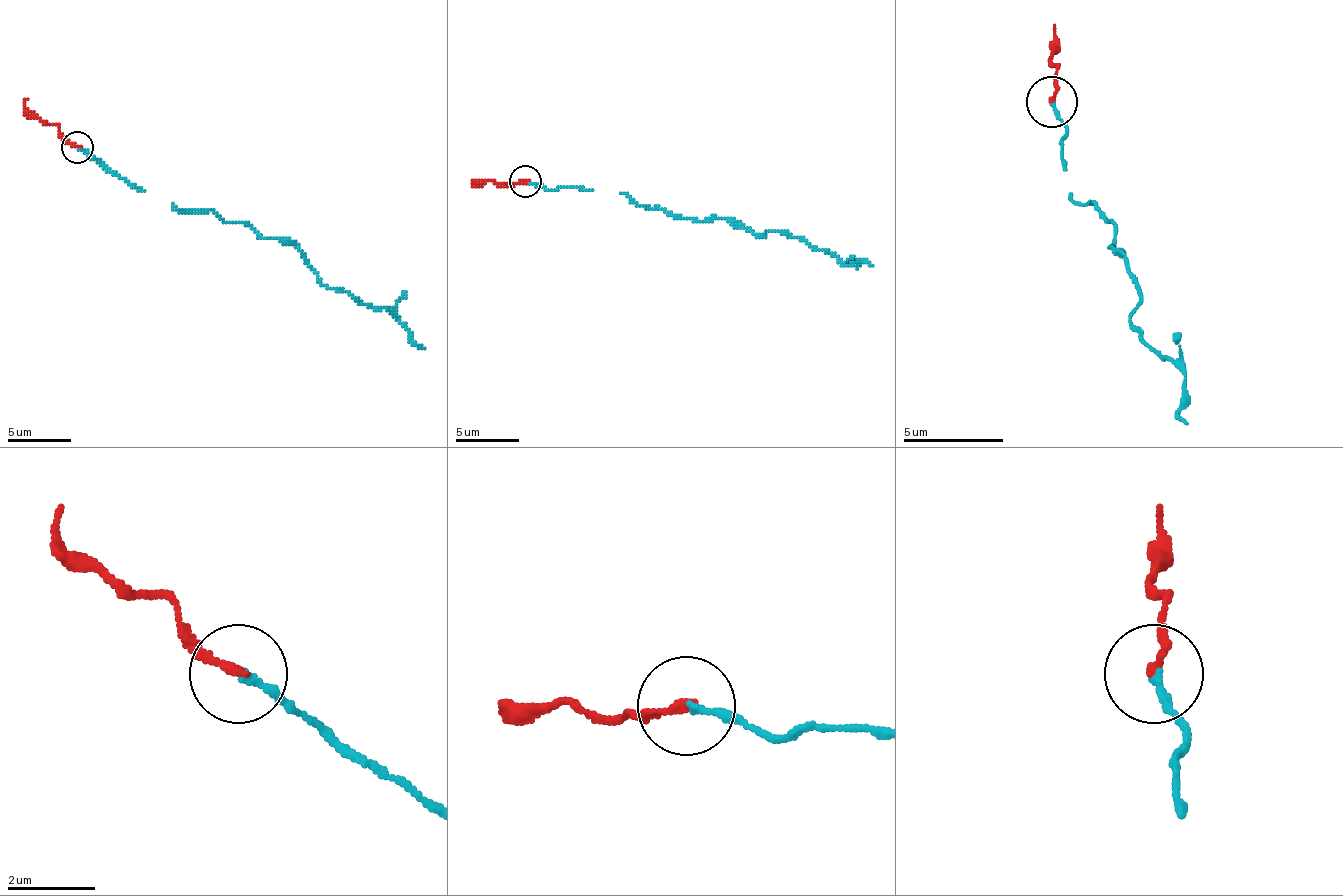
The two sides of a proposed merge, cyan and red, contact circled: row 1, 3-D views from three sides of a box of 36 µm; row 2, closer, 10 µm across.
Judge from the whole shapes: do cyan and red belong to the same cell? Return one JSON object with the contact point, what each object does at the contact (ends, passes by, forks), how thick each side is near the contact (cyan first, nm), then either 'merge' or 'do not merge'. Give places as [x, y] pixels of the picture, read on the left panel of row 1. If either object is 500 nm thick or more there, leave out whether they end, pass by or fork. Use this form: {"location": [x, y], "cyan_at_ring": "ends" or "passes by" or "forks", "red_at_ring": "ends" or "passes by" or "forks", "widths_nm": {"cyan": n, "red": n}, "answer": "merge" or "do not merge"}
{"location": [77, 147], "cyan_at_ring": "ends", "red_at_ring": "ends", "widths_nm": {"cyan": 170, "red": 200}, "answer": "merge"}

